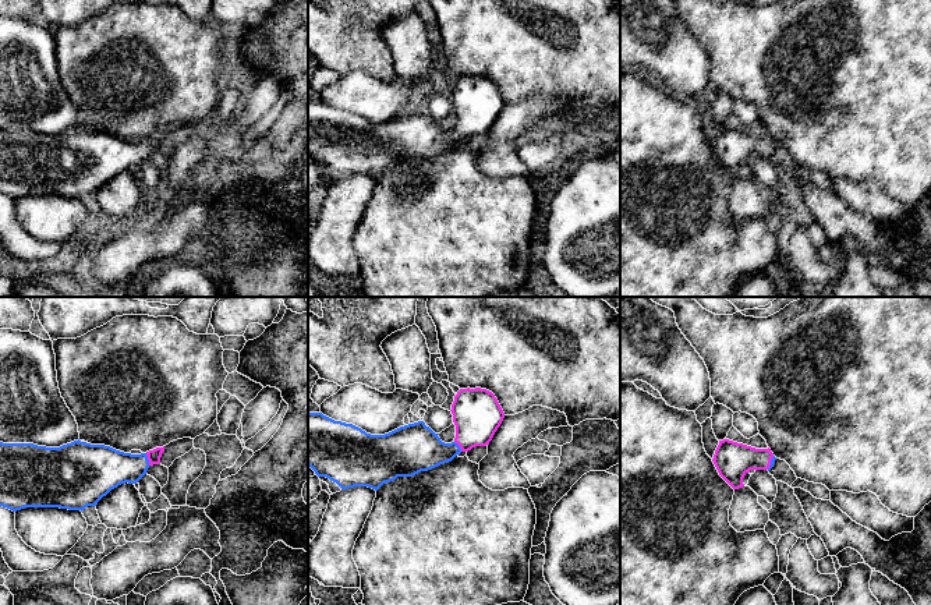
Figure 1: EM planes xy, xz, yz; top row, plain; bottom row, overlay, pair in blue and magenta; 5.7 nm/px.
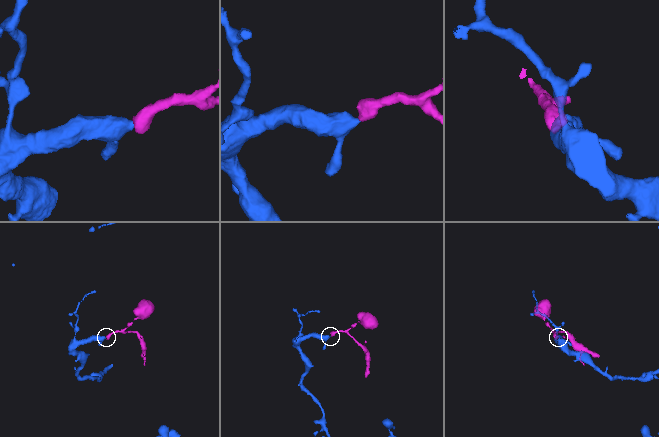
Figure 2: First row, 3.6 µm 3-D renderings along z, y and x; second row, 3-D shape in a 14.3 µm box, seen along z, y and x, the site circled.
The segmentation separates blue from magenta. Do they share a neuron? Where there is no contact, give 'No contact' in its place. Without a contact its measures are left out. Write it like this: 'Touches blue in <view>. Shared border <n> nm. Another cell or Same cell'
Touches blue in xy. Shared border 80 nm. Same cell

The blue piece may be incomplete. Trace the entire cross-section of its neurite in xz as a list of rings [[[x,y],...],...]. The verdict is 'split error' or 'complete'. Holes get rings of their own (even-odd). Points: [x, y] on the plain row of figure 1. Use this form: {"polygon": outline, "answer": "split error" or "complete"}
{"polygon": [[[481,75],[460,77],[450,99],[456,113],[456,125],[452,131],[442,130],[424,109],[400,114],[385,123],[371,123],[322,100],[308,100],[308,153],[318,164],[329,166],[341,177],[368,174],[378,178],[397,164],[413,164],[452,149],[461,139],[489,132],[505,106],[495,82]]], "answer": "split error"}

